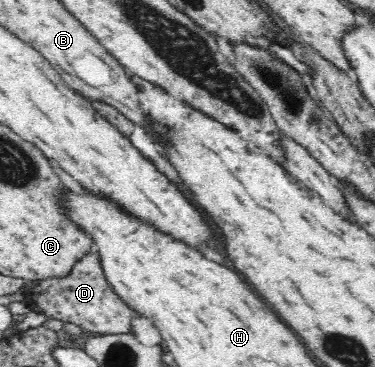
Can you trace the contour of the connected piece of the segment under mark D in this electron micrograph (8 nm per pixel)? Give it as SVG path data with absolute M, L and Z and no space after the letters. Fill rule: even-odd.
M86 254L72 266L72 272L68 272L66 276L24 281L22 294L25 302L33 309L43 312L48 319L72 322L84 331L97 332L99 335L130 333L130 322L138 316L118 298L110 283L106 282L98 254Z

